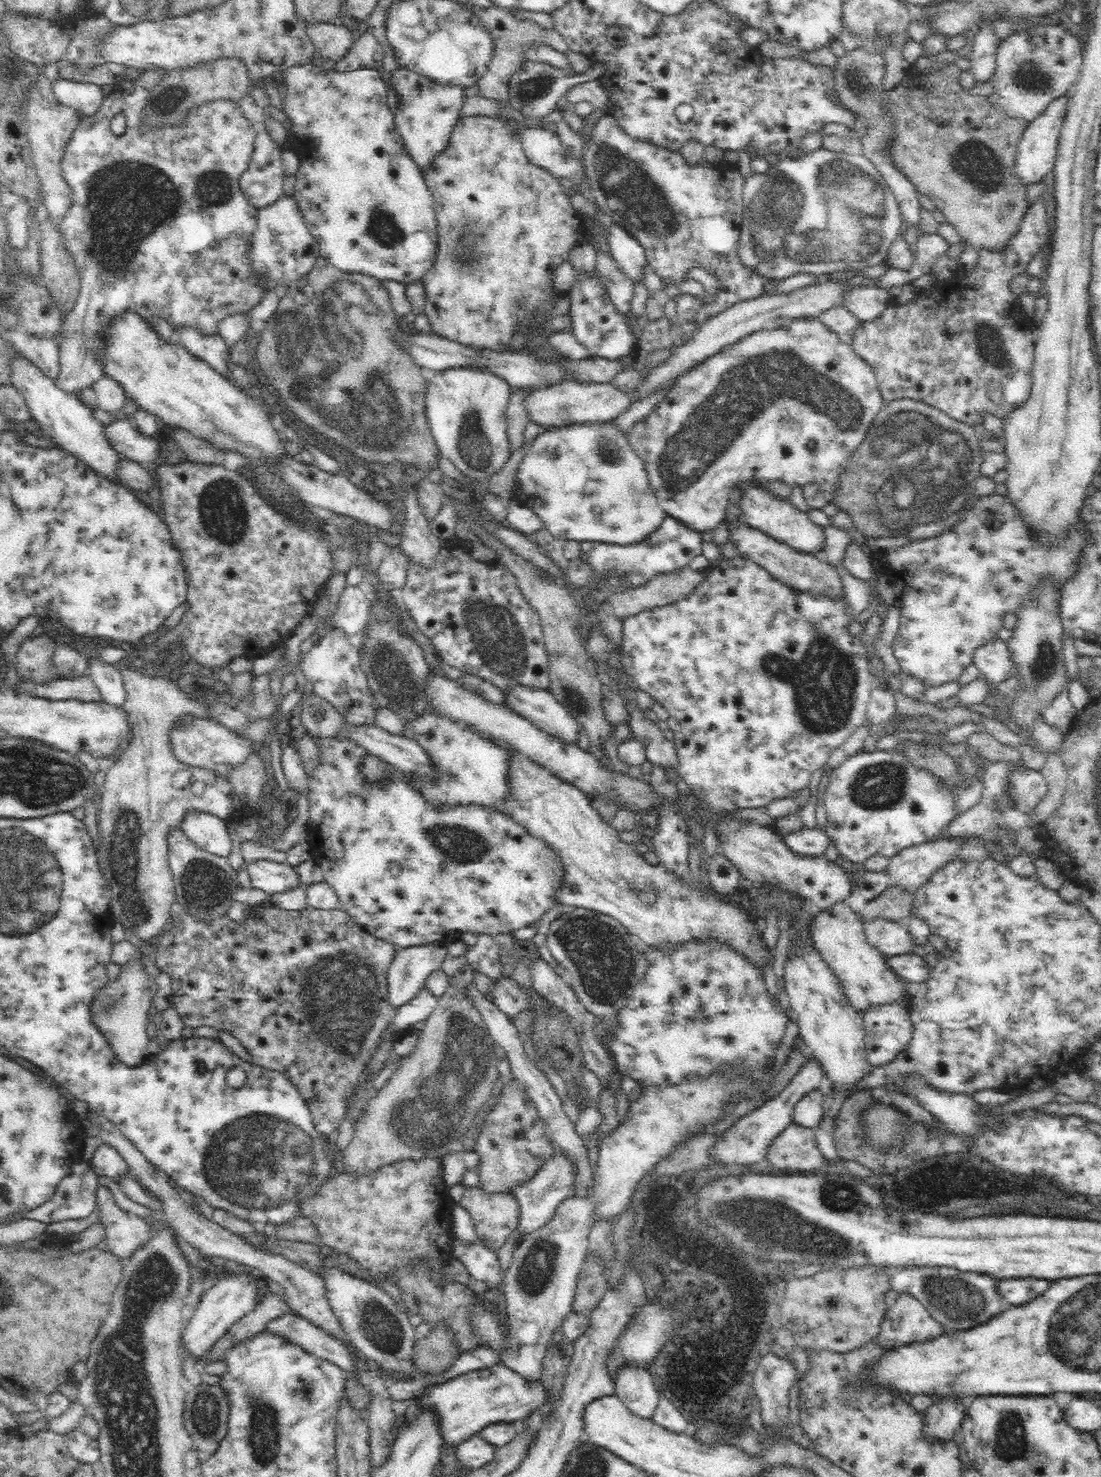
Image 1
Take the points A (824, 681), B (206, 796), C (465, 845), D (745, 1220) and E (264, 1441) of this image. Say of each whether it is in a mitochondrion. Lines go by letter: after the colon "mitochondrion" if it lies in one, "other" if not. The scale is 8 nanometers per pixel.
A: mitochondrion
B: other
C: mitochondrion
D: mitochondrion
E: mitochondrion

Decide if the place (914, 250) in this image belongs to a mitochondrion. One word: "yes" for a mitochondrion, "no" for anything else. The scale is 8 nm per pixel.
no

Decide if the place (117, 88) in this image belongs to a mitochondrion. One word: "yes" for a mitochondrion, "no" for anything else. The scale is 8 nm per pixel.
no

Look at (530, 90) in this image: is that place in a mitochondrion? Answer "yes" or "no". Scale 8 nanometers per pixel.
yes

